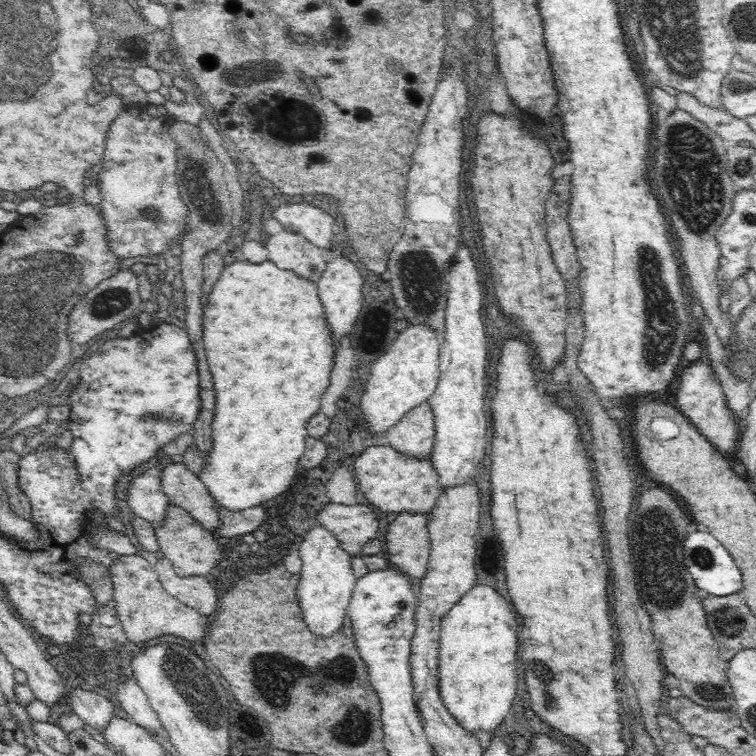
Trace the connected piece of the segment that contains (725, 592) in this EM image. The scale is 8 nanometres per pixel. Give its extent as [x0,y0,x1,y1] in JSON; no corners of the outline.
[683,531,743,596]

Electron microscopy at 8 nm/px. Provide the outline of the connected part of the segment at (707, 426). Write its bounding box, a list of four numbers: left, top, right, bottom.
[674,355,740,456]

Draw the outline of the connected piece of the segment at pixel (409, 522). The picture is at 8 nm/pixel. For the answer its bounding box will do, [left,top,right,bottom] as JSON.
[385,513,430,580]

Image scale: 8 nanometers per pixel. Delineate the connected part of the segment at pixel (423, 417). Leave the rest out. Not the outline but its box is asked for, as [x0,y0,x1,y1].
[383,401,435,458]

